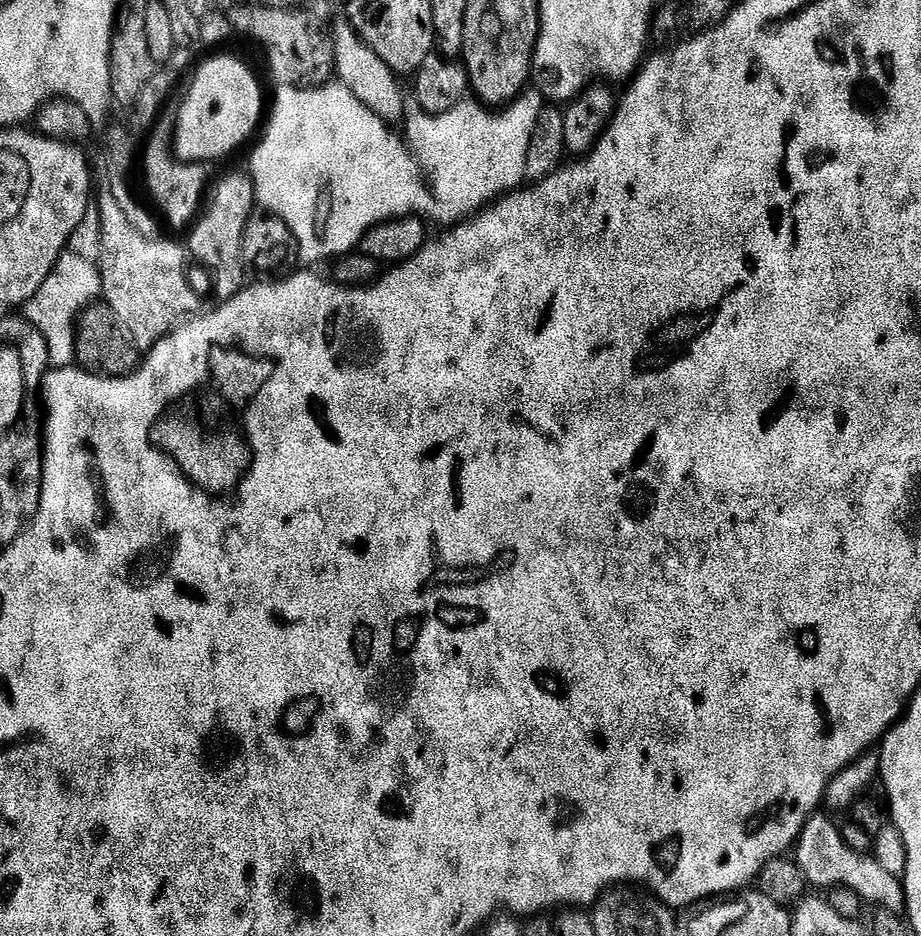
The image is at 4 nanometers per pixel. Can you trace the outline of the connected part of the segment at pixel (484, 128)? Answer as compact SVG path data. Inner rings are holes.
M329 82L319 88L280 86L275 90L276 105L273 108L271 105L264 137L252 152L250 175L257 205L286 222L296 239L299 259L304 259L308 266L349 255L371 228L387 220L417 215L429 221L437 220L443 226L455 226L477 215L497 198L517 191L526 180L526 154L534 126L546 107L546 97L532 86L503 110L493 110L480 102L462 102L454 110L437 116L413 111L413 116L411 113L406 120L408 136L412 139L413 154L428 167L432 197L420 181L420 168L407 146L388 129L391 127L382 117L358 102L345 84Z

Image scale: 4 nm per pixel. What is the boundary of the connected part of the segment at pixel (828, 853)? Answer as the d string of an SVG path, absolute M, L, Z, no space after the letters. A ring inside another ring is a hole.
M814 814L804 823L804 829L794 845L794 859L798 870L804 875L805 881L816 890L848 888L865 905L873 908L885 908L895 914L904 912L904 888L894 874L882 870L872 855L863 856L850 850L842 842L842 834L838 824L827 815ZM796 852L796 853L795 853ZM824 888L824 889L820 889Z

